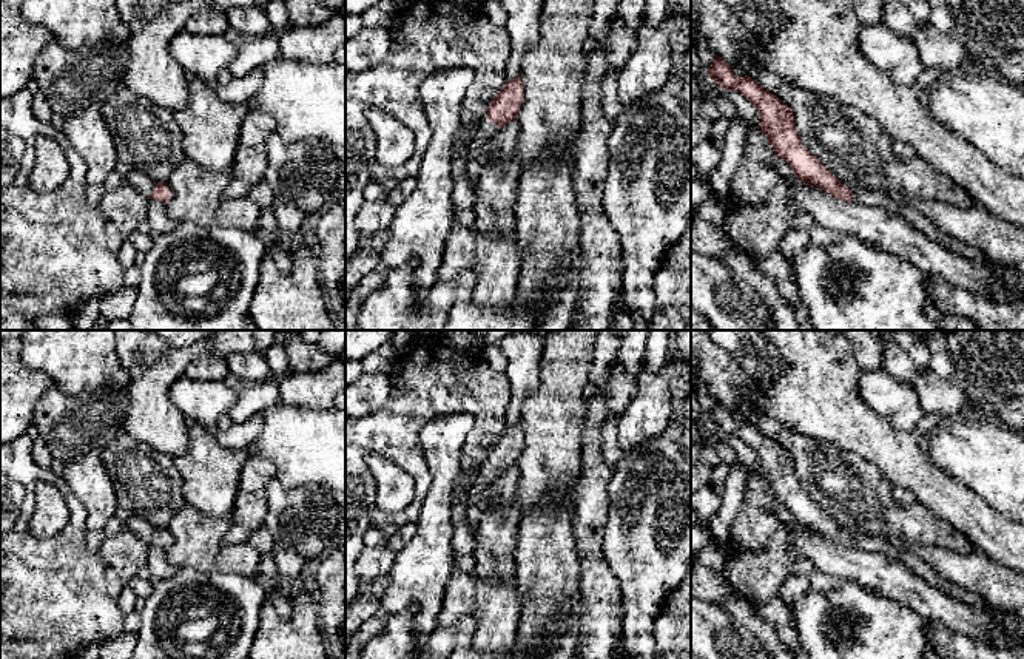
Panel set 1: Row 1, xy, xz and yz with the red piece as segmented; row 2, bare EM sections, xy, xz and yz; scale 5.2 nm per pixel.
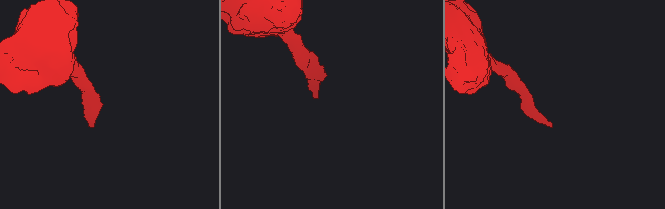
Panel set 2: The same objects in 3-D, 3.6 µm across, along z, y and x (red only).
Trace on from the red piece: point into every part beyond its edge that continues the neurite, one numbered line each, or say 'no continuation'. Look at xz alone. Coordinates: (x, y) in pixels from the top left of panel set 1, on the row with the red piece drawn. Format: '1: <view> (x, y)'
1: xz (486, 128)

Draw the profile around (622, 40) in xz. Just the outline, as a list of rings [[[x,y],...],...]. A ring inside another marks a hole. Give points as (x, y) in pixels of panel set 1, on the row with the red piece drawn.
[[[594,0],[589,35],[603,45],[609,63],[620,69],[637,46],[637,31],[617,15],[620,0]]]

